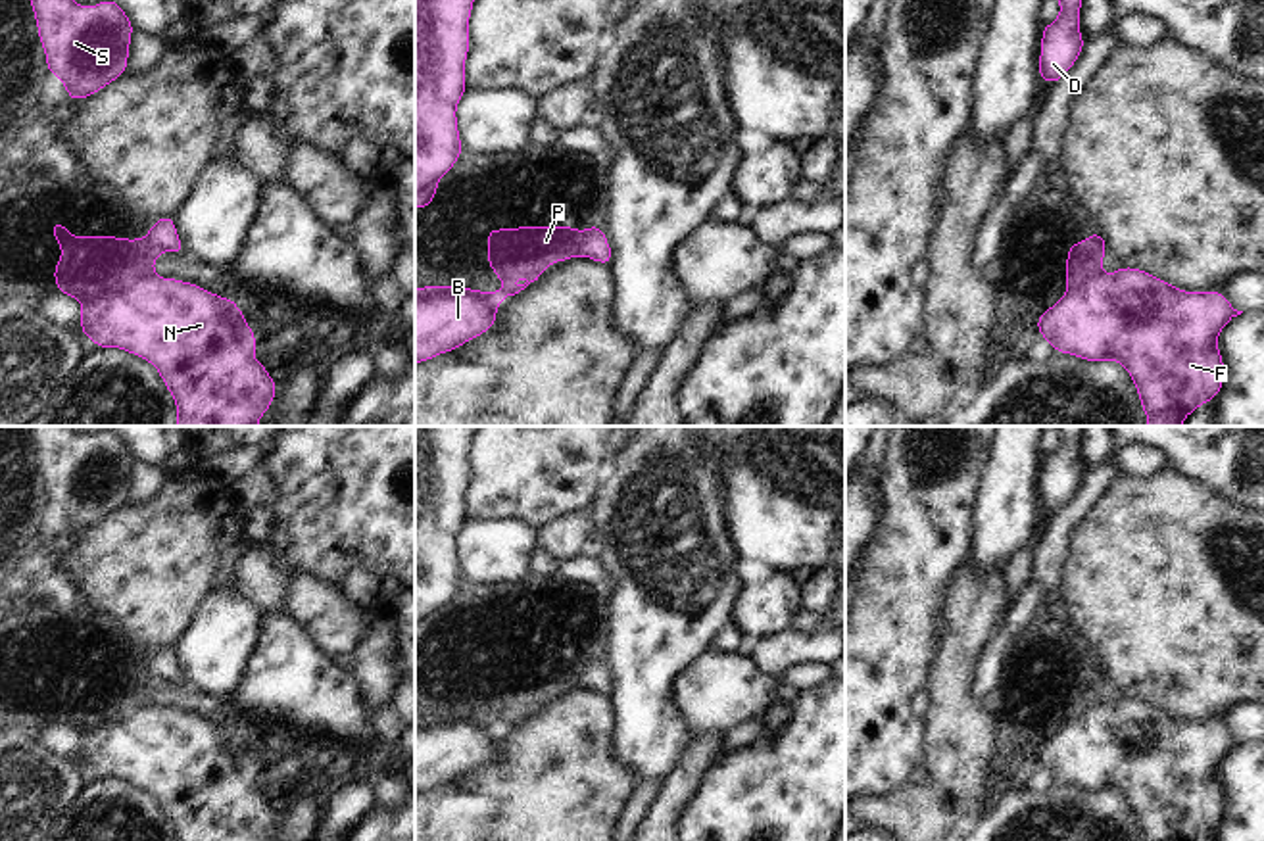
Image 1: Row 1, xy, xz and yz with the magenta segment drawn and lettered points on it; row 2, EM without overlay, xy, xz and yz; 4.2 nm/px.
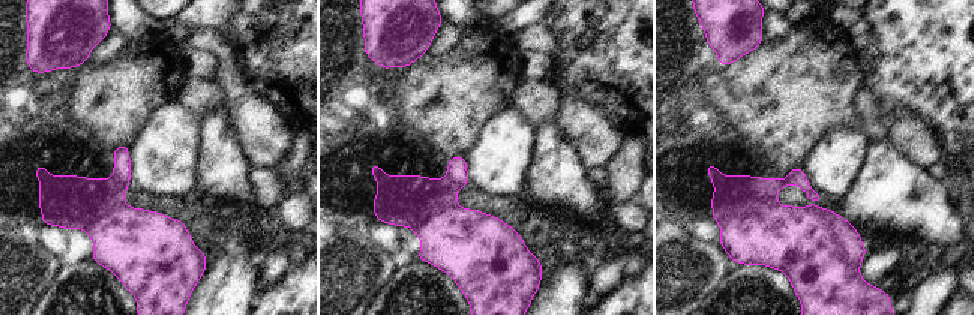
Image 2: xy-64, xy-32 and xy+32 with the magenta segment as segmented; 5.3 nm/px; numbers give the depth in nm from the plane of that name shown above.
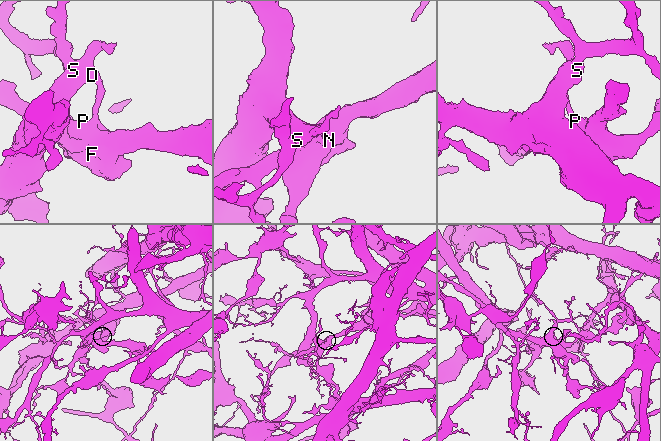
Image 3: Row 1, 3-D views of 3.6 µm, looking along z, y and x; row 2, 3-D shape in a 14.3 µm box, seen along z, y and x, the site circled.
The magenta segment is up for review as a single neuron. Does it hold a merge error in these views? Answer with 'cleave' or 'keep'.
cleave

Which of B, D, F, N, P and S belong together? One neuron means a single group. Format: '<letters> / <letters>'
B F N P / D S

